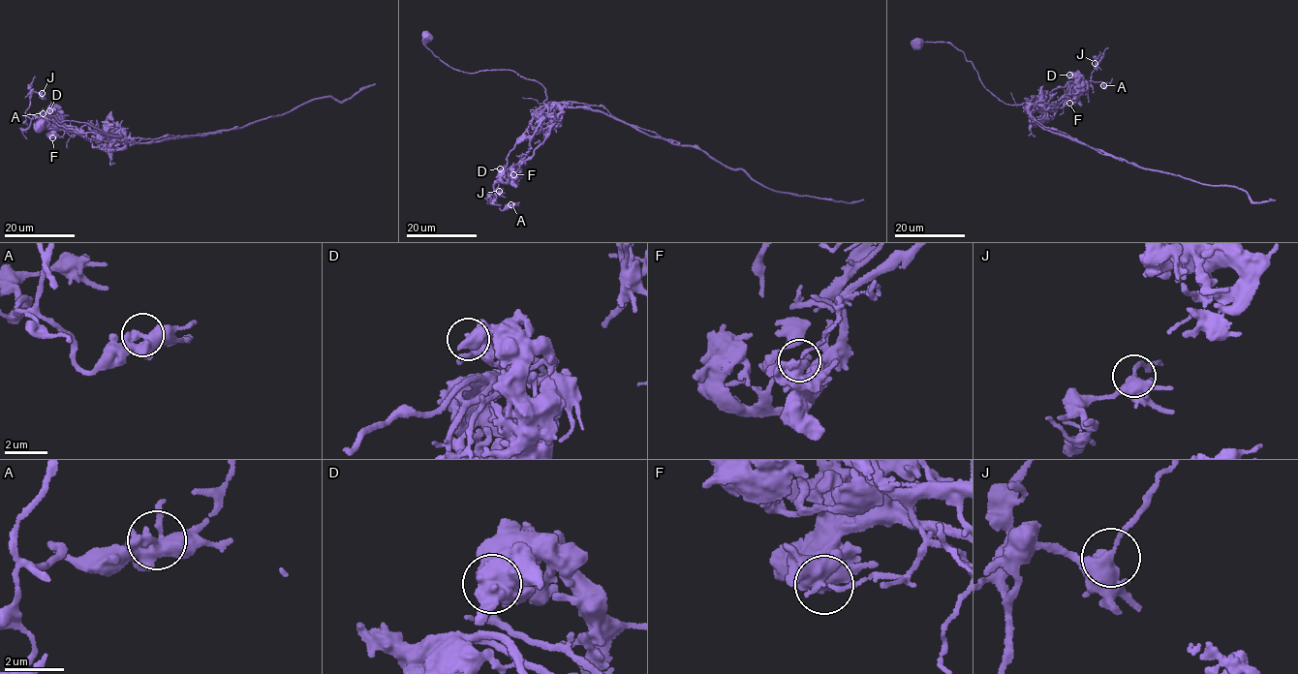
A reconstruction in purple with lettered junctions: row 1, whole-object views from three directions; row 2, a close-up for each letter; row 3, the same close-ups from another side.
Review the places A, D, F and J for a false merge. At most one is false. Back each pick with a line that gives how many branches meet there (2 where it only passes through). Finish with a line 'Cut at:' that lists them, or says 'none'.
F: 3 branches meet
Cut at: F

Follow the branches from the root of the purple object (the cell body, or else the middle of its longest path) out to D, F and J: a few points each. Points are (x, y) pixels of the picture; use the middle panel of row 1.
D: (426, 35), (424, 45), (452, 68), (471, 74), (513, 70), (545, 89), (547, 107), (518, 172), (500, 168)
F: (426, 35), (424, 45), (452, 68), (471, 74), (513, 70), (545, 89), (547, 107), (513, 174)
J: (426, 35), (424, 45), (452, 68), (513, 70), (545, 89), (547, 107), (507, 157), (489, 199), (499, 191)

